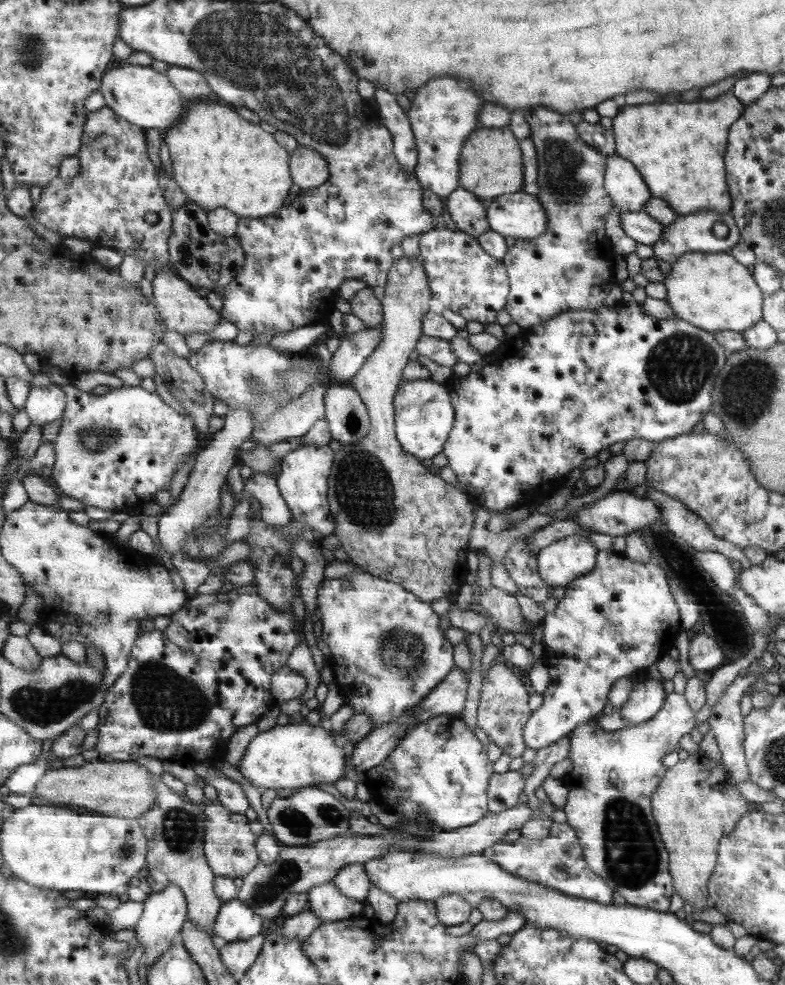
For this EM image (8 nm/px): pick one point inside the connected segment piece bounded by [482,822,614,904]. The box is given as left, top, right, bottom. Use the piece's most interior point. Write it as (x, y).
(557, 861)

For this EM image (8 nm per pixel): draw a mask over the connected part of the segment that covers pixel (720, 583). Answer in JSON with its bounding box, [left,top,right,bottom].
[696,550,737,593]

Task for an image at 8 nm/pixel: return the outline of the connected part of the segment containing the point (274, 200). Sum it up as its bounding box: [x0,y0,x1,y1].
[163,100,292,219]

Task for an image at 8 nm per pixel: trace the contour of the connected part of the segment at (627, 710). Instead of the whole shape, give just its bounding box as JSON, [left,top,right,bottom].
[620,677,667,727]

